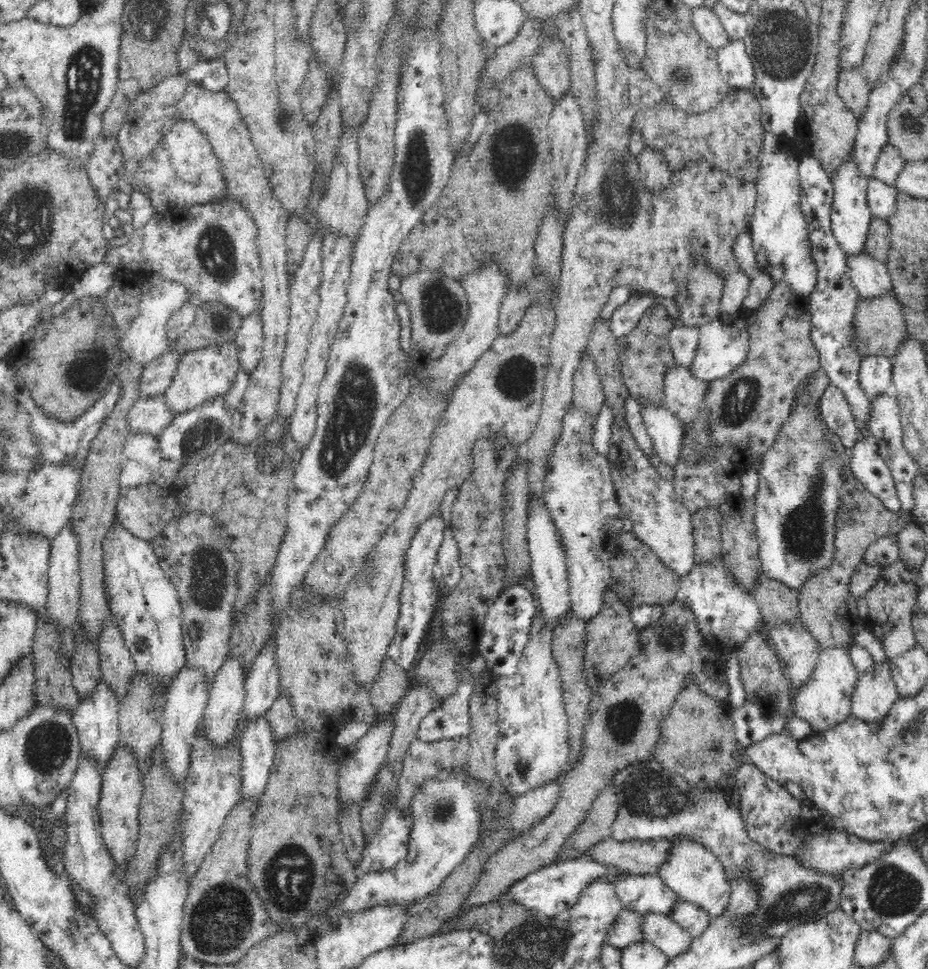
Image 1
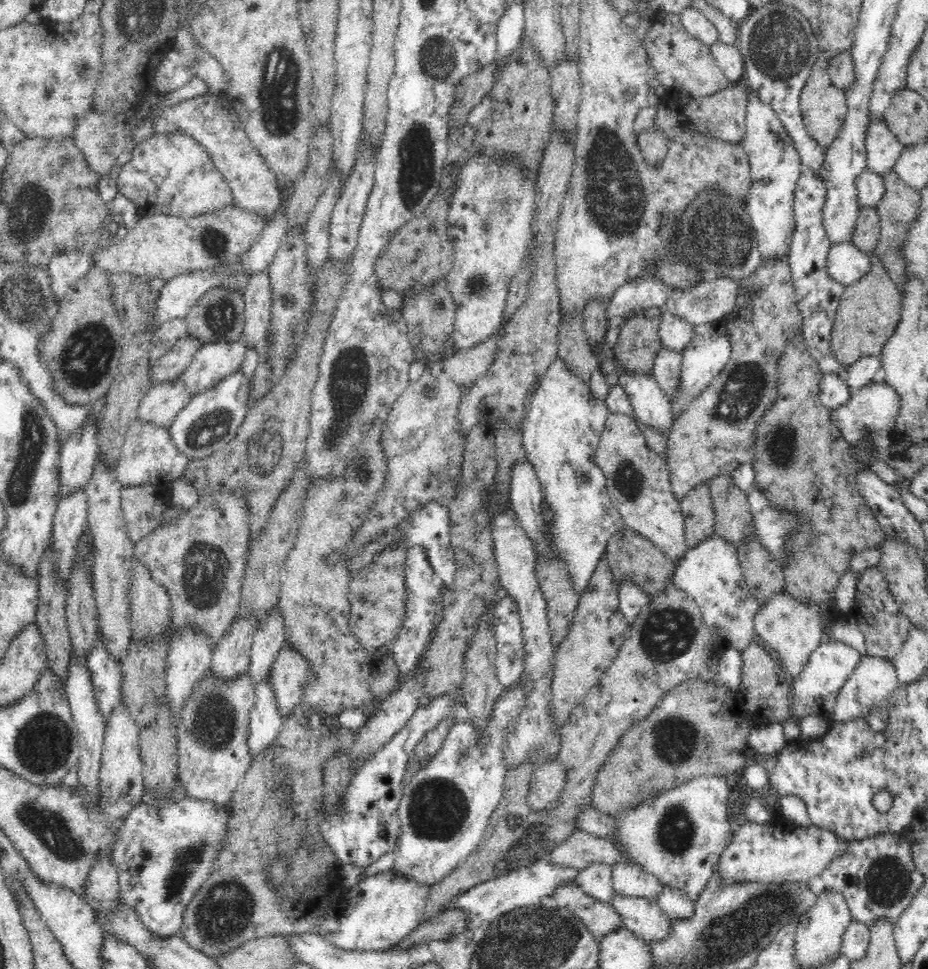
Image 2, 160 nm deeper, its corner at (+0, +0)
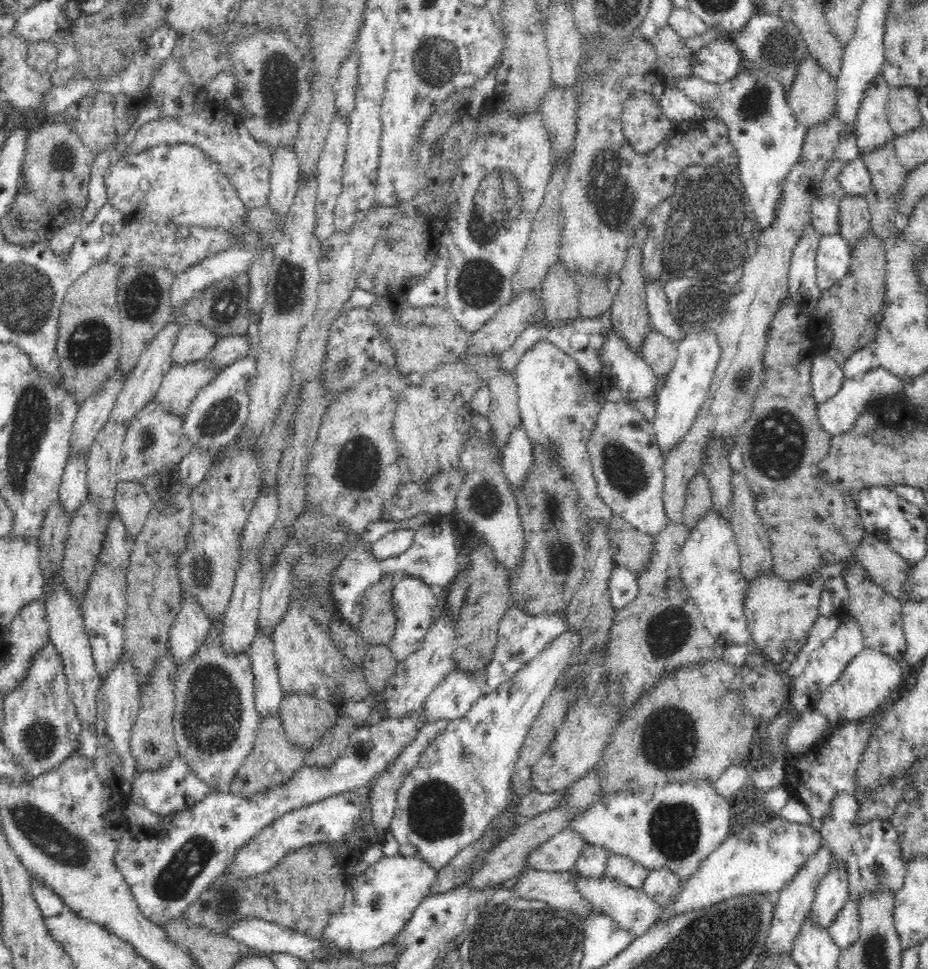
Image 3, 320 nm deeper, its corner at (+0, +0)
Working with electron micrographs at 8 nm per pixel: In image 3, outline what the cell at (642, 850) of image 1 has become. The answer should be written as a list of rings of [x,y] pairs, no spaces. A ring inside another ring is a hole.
[[[566,828],[541,845],[528,854],[526,866],[538,871],[566,872],[575,867],[588,842],[570,828]]]

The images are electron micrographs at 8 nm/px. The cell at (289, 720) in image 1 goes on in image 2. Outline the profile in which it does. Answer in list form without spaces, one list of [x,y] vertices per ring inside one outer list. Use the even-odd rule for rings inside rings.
[[[284,641],[278,656],[273,662],[270,677],[274,685],[276,705],[283,720],[293,714],[310,682],[310,661]]]

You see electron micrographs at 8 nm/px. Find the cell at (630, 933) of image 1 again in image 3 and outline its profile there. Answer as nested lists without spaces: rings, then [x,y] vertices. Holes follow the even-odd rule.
[[[521,871],[511,894],[524,900],[542,901],[552,908],[570,911],[580,920],[590,911],[594,911],[593,904],[576,890],[575,880],[569,871]]]

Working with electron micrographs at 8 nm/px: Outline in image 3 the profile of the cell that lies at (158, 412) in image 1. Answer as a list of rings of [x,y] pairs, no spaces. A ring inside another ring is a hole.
[[[208,359],[189,362],[185,365],[174,363],[164,376],[160,391],[154,401],[166,410],[183,417],[198,392],[209,386],[219,374]]]

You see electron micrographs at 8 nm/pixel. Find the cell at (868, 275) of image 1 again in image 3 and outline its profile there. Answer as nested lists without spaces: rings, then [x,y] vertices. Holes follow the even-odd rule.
[[[840,234],[820,237],[816,255],[816,285],[820,290],[834,287],[840,282],[852,264],[852,244]]]

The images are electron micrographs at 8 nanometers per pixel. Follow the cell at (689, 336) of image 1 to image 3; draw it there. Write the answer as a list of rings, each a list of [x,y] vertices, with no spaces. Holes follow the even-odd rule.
[[[647,280],[645,282],[646,305],[651,324],[656,331],[678,343],[686,336],[686,332],[683,332],[682,326],[679,326],[670,312],[664,287],[665,283],[660,280]]]

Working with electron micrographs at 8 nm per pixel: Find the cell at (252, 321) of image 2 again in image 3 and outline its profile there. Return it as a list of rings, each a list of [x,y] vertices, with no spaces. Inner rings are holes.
[[[158,144],[138,154],[125,154],[116,164],[108,167],[104,180],[107,200],[112,208],[124,215],[126,223],[156,222],[223,228],[234,235],[235,247],[256,251],[258,258],[249,270],[249,304],[251,313],[261,318],[262,308],[266,304],[270,266],[274,259],[273,248],[263,246],[262,235],[243,226],[248,218],[248,209],[230,179],[211,156],[192,144]]]

